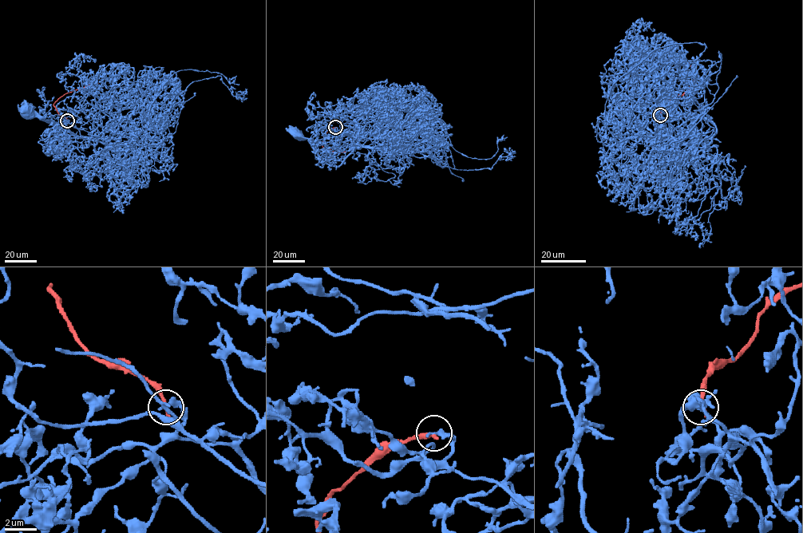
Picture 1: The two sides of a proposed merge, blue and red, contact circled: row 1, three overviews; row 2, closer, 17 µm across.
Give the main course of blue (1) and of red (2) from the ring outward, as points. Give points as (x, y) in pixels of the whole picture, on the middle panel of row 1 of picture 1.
1: (335, 127), (351, 136), (367, 123), (386, 120), (401, 145), (394, 151), (356, 148), (334, 166), (294, 132)
2: (335, 127), (325, 133), (322, 144), (323, 148), (336, 153), (366, 146)

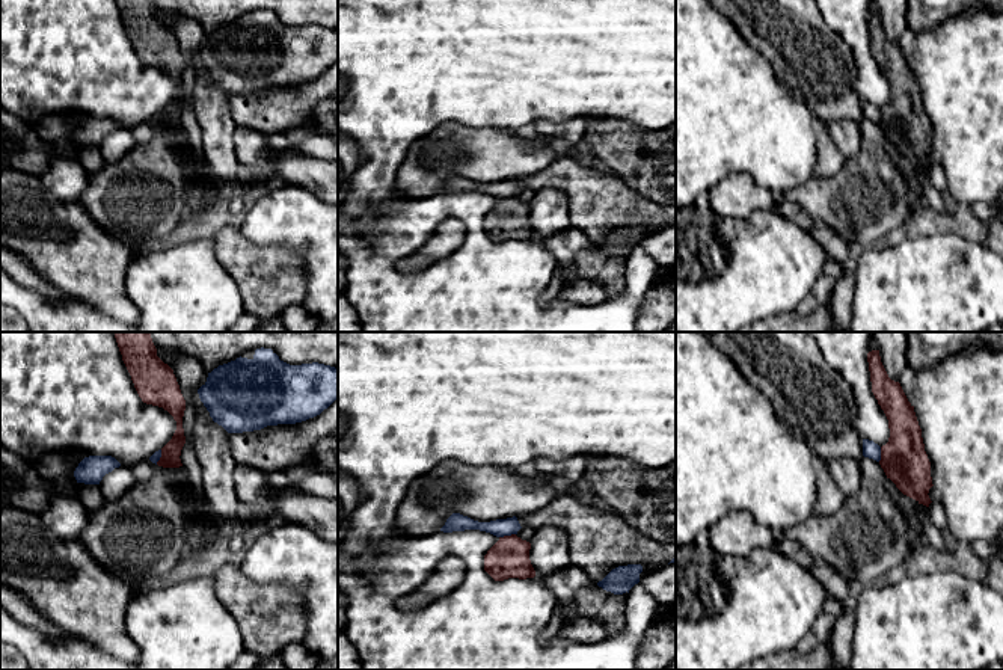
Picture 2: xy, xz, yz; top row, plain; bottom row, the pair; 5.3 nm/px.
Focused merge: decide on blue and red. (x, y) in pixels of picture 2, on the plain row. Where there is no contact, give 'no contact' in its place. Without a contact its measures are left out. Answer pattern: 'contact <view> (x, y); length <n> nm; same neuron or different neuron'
contact xz (507, 196); length 90 nm; different neuron

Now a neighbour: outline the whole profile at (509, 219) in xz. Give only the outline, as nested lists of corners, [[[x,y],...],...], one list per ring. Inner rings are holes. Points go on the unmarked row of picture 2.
[[[516,196],[499,199],[484,217],[484,232],[495,241],[534,240],[535,232],[529,222],[531,205]]]

